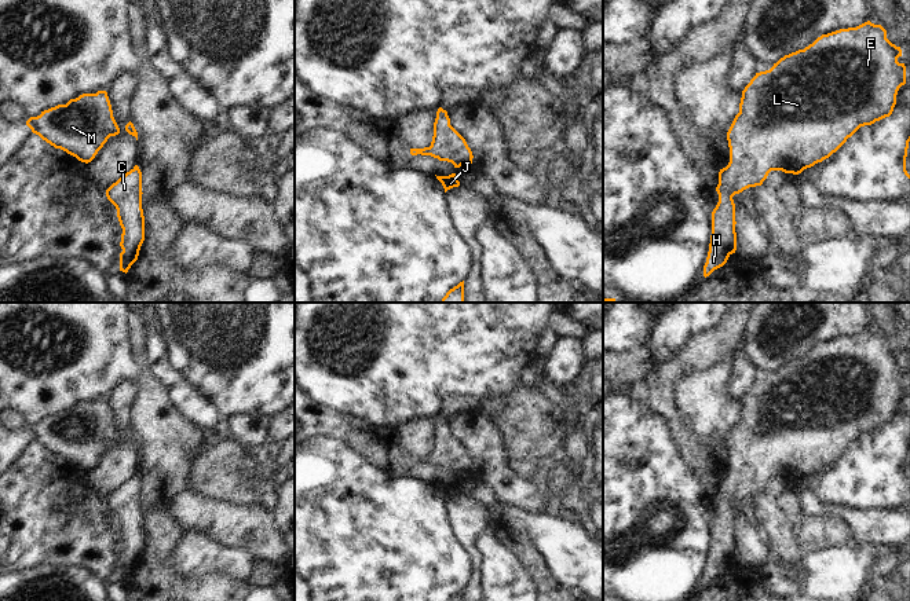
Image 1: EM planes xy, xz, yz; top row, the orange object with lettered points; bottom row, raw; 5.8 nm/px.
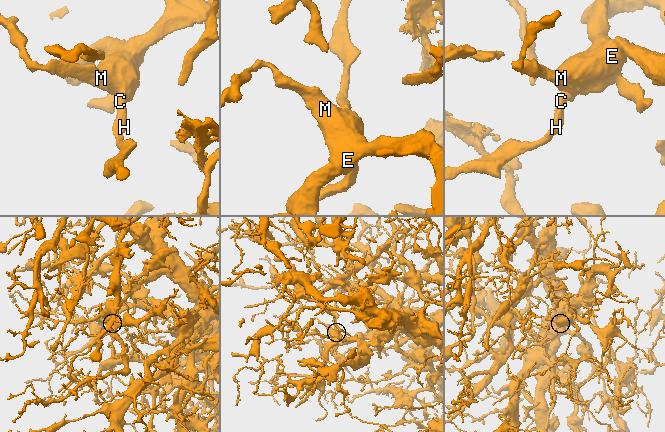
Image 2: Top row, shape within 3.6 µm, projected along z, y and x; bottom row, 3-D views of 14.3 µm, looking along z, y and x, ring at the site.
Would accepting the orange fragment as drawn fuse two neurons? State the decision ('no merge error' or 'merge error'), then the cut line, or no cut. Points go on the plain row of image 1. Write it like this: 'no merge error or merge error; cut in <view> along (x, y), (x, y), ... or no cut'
no merge error; no cut

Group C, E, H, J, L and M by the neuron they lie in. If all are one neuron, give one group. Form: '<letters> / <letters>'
C E H J L M

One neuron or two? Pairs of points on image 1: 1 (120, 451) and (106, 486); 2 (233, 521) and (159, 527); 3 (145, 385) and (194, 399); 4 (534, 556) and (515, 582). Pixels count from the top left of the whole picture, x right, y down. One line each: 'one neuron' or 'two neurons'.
1: one neuron
2: two neurons
3: two neurons
4: two neurons

